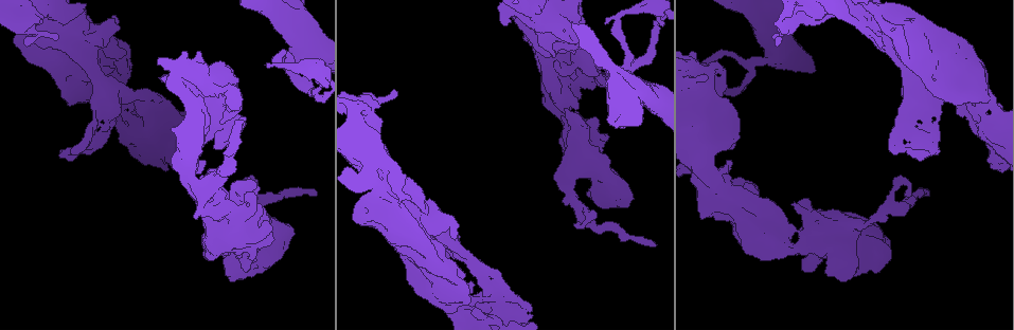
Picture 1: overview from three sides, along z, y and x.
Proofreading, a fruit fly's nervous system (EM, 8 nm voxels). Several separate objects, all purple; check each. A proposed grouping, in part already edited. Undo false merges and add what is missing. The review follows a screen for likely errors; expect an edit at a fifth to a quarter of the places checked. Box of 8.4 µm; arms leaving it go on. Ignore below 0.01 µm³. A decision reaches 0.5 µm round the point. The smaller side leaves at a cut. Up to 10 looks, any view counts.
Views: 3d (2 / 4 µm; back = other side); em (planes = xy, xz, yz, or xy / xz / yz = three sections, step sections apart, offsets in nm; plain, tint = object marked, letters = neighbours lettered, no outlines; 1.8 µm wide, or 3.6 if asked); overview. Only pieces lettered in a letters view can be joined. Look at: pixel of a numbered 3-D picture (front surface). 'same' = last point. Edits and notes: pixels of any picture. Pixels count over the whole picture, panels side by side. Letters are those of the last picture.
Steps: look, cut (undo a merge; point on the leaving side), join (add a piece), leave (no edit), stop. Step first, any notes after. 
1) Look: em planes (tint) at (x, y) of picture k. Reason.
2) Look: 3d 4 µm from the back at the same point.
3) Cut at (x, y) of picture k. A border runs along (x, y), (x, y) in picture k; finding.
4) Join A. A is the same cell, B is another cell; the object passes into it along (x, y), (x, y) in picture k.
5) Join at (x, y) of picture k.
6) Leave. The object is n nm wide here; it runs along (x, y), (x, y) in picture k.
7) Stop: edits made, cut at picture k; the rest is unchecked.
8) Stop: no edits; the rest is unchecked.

Look: em 3.6 µm yz step 16 (letters) at (783, 241) of picture 1. Branch point.

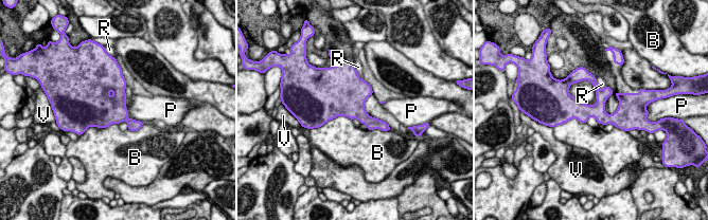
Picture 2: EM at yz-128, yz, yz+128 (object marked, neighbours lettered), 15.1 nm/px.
Leave. B, P, R and V are other cells; all the same neuron.

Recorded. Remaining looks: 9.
Look: 3d 2 µm from the back at (877, 24) of picture 1. Abrupt turn.

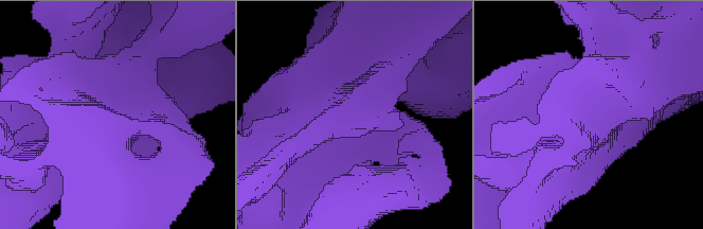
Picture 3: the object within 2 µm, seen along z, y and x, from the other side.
Look: em yz step 16 (letters) at the same point.

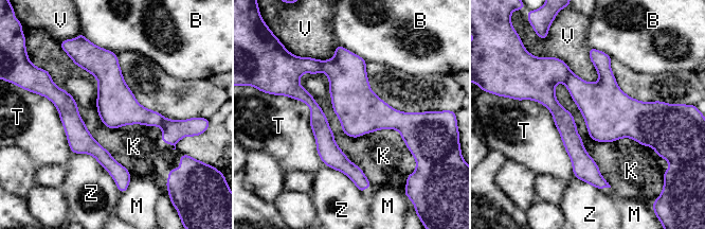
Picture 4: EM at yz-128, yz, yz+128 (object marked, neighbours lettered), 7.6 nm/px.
Look: em planes (letters) at the same point.

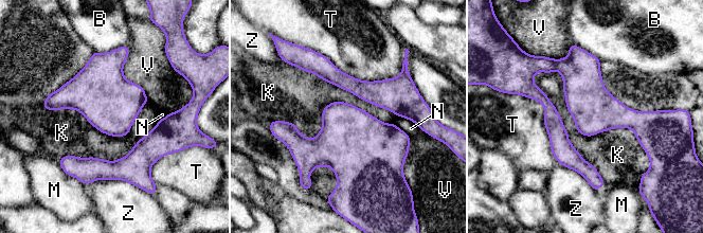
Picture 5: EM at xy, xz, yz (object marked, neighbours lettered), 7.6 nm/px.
Leave. The object is 360 nm wide here; the longest contact is with K, 700 nm; B, K, M, N, T, V and Z are other cells; all the same neuron.

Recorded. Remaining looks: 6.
Look: 3d 2 µm at (116, 16) of picture 1. Stops while still wide.

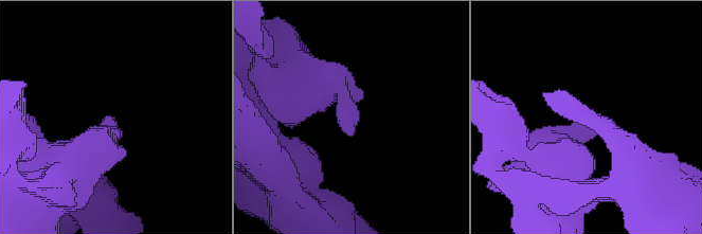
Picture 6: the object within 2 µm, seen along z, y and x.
Look: em planes (letters) at (114, 120) of picture 6.

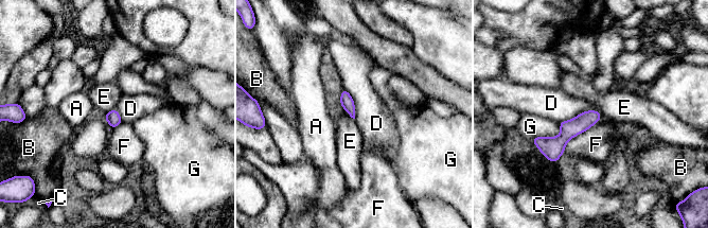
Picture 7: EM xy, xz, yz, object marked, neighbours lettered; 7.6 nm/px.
Leave. A, B, C, D, E, F and G are other cells; a border runs along (598, 110), (584, 110), (559, 123) in picture 7; no lettered piece goes on from it.

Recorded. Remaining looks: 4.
Look: em planes (tint) at (989, 133) of picture 1. Four arms meet.

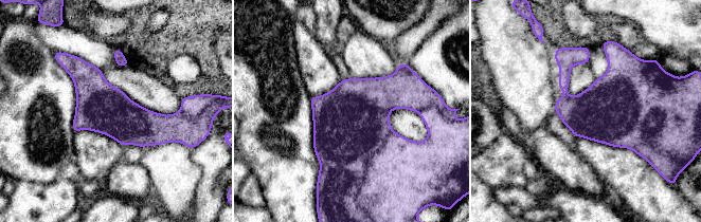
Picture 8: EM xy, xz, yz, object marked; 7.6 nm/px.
Look: em planes (letters) at the same point. What lies round it.

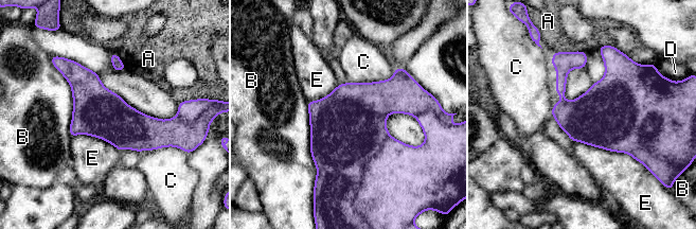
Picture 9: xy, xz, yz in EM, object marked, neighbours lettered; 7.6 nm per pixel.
Leave. The object is 380 nm wide here; A, B, C, D and E are other cells; all the same neuron.

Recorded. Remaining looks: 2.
Stop: no edits; the rest is unchecked.

